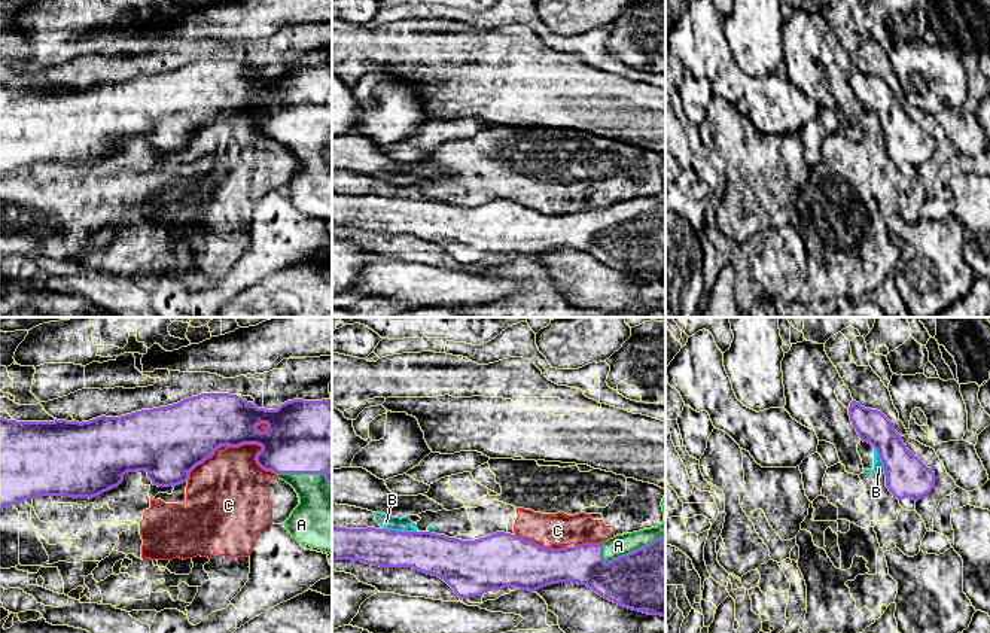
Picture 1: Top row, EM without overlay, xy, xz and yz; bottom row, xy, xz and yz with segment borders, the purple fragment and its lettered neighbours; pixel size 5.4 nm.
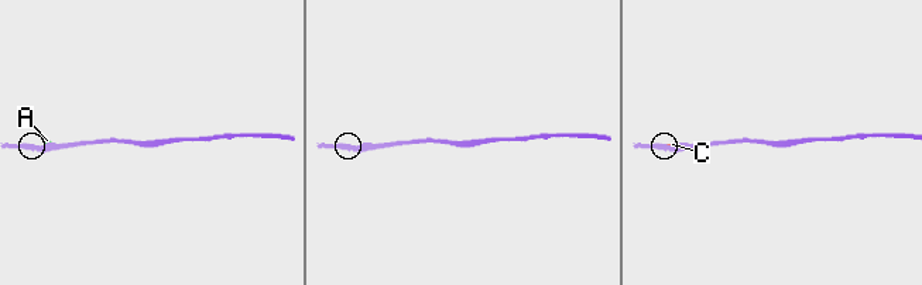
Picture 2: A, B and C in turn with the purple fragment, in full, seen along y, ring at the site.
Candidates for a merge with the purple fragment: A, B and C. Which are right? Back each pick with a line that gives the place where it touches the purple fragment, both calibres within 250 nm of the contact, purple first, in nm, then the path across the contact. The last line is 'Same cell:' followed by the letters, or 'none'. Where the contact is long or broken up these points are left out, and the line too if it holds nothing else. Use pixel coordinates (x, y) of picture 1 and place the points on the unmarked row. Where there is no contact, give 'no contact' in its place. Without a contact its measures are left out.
A: xz (633, 218) | 400/120 nm
Same cell: A

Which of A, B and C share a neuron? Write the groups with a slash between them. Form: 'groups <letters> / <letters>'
groups A / B C

